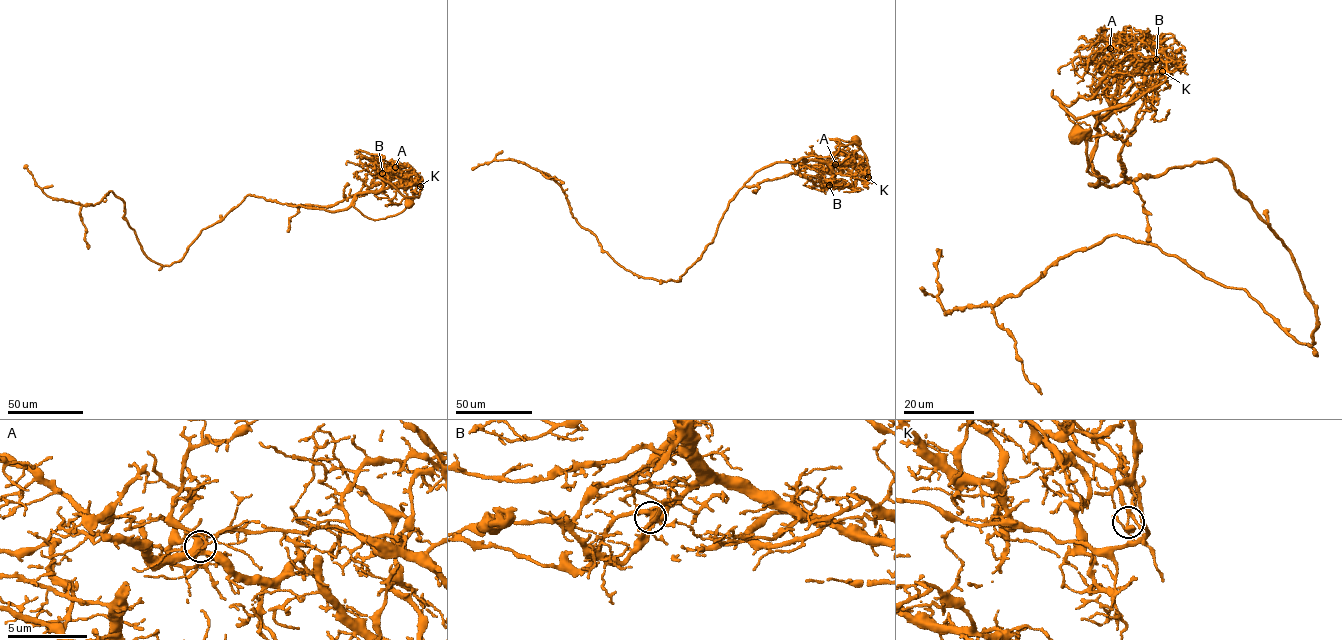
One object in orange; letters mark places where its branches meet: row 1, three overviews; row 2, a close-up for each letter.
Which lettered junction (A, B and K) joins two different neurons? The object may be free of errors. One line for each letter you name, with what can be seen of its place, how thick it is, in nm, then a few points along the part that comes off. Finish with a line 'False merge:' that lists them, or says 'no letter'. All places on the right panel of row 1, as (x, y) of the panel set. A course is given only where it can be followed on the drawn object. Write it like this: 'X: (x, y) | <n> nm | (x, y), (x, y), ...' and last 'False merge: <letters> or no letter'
K: (1162, 71) | 240 nm | (1162, 72), (1166, 78), (1130, 102), (1076, 119), (1061, 102), (1097, 93), (1119, 68), (1112, 54)
False merge: K

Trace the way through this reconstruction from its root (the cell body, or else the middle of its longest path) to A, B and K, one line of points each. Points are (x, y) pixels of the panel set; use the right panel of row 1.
A: (1078, 135), (1087, 171), (1106, 182), (1090, 161), (1096, 125), (1110, 107), (1110, 48)
B: (1078, 135), (1085, 141), (1087, 171), (1106, 182), (1091, 169), (1100, 133), (1096, 125), (1124, 107), (1156, 59)
K: (1078, 135), (1085, 141), (1087, 171), (1106, 182), (1091, 169), (1100, 133), (1096, 125), (1126, 76), (1162, 72)

